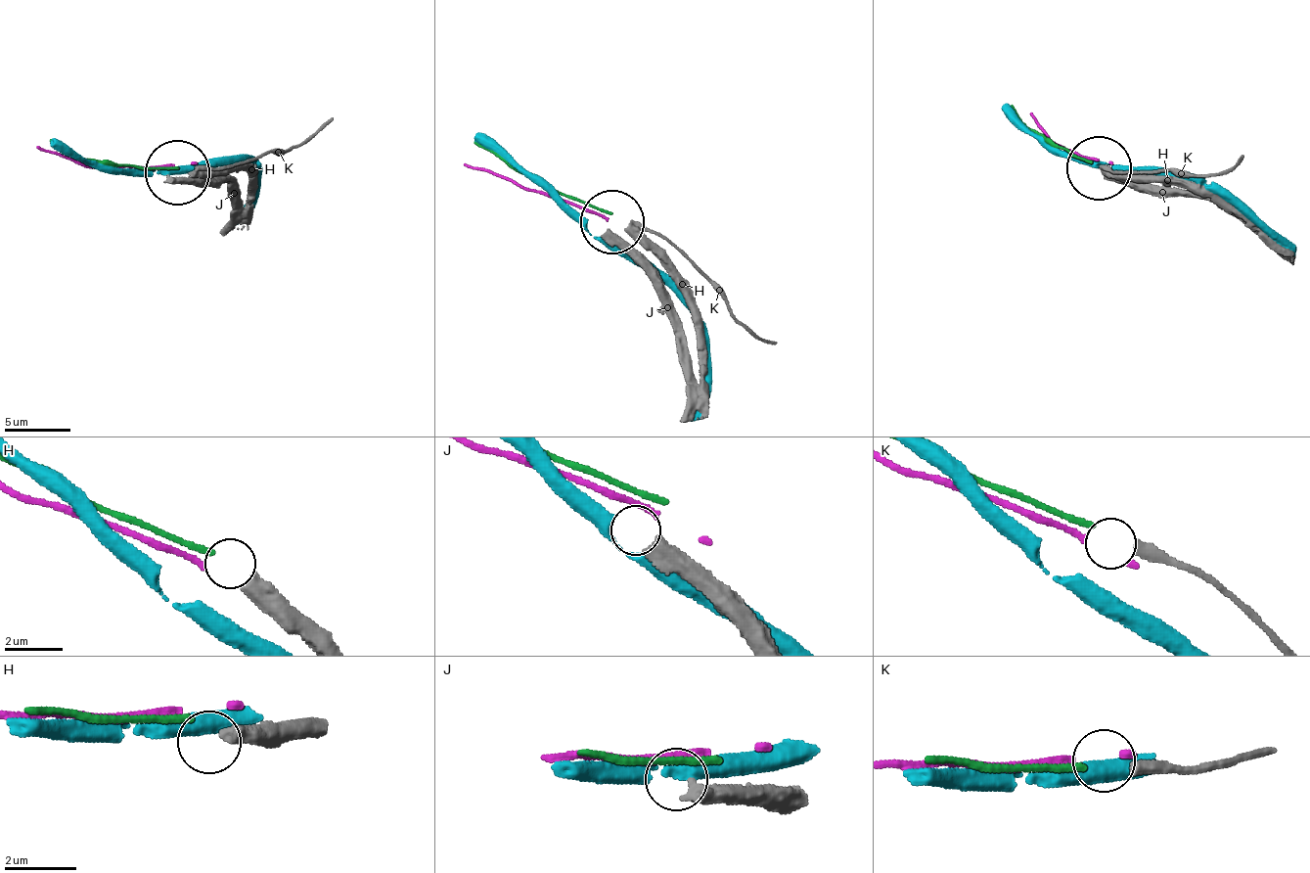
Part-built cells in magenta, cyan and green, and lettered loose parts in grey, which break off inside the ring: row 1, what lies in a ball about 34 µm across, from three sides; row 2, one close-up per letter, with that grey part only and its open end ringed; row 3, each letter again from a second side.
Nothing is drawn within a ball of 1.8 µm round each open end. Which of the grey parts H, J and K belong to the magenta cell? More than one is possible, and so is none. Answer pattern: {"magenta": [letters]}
{"magenta": []}

